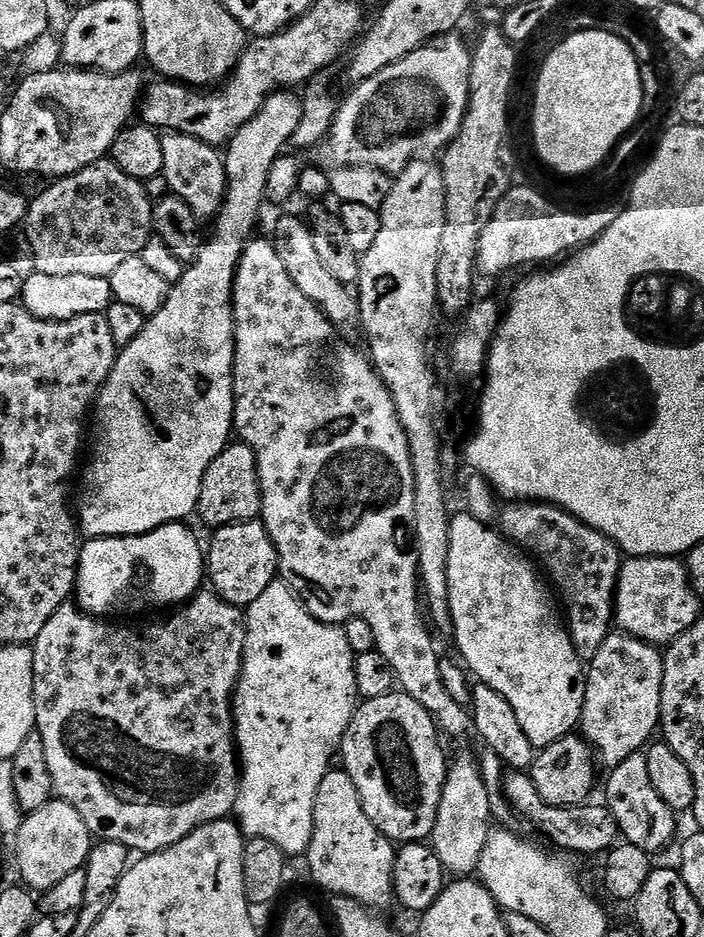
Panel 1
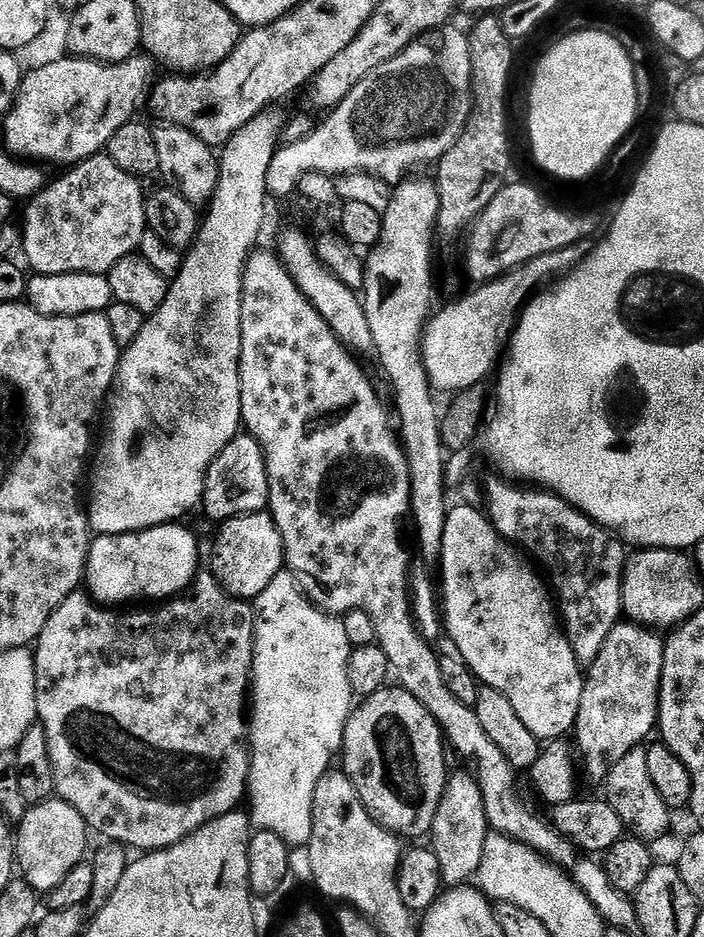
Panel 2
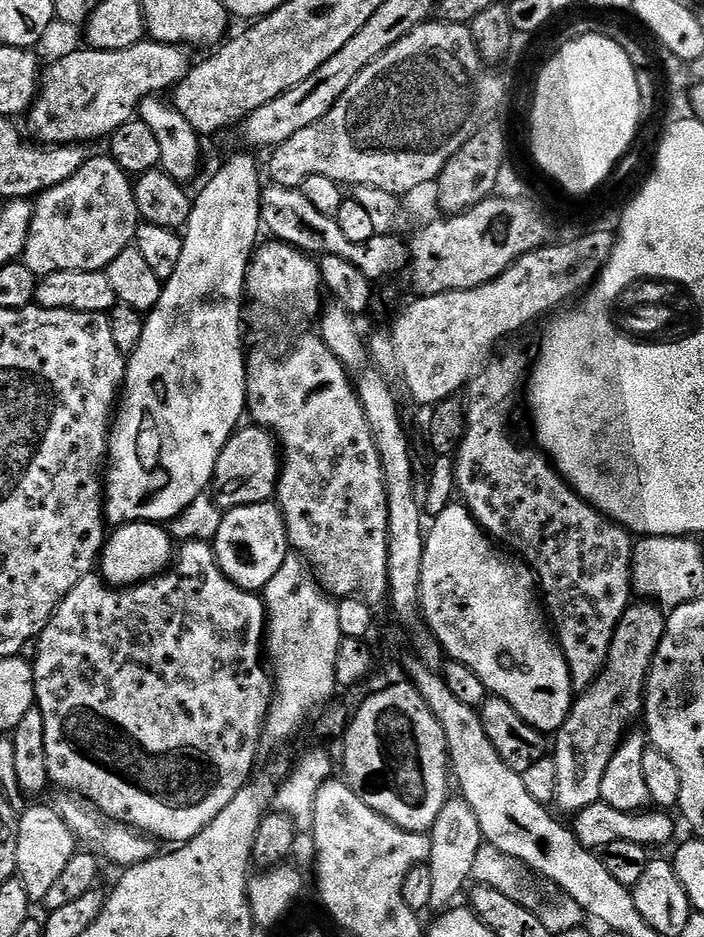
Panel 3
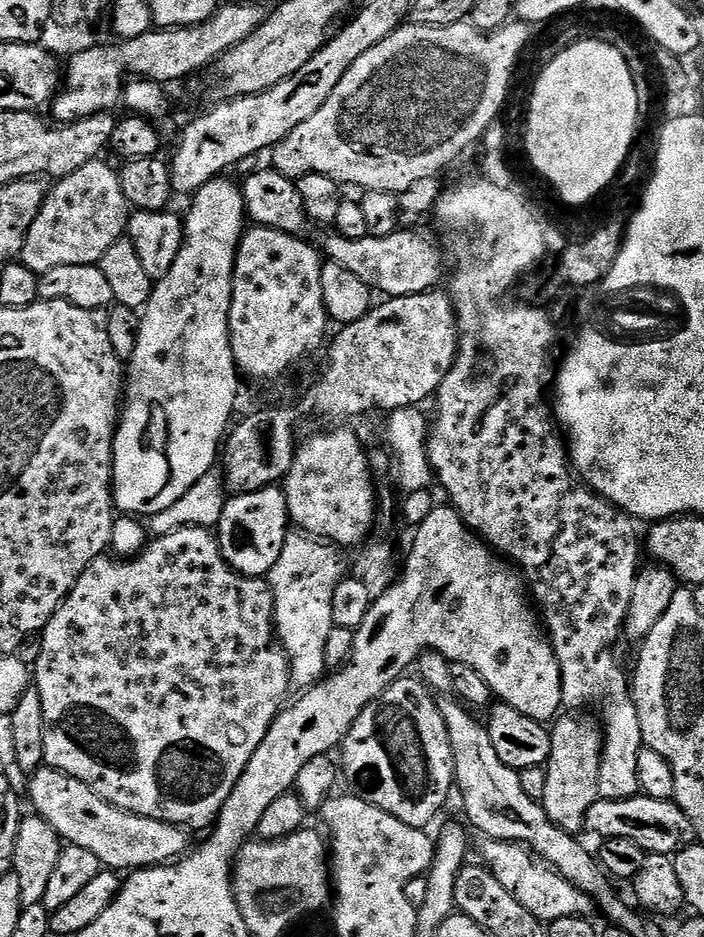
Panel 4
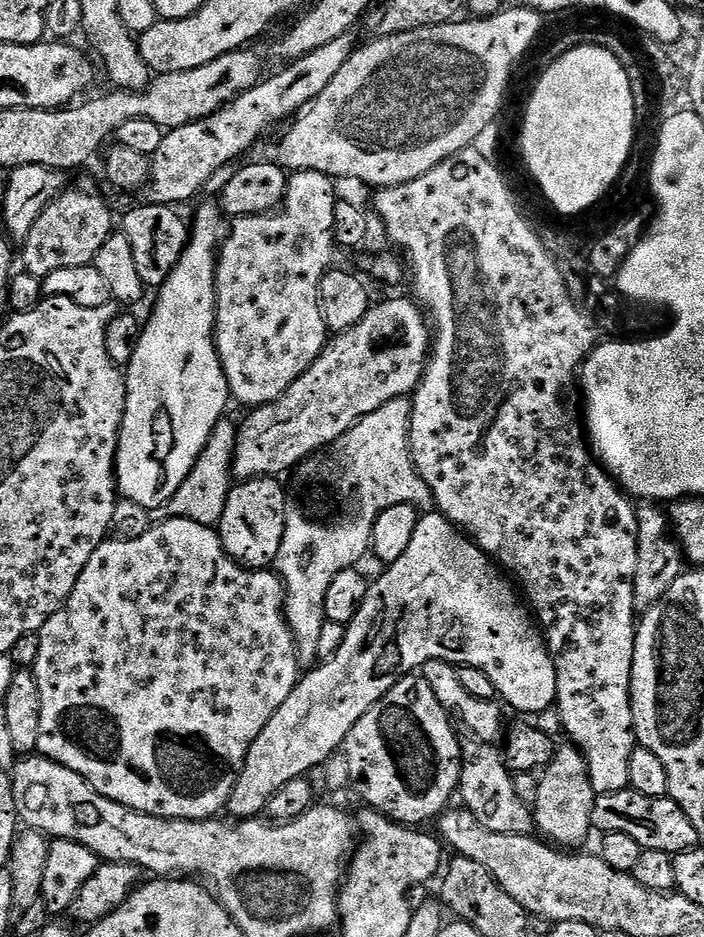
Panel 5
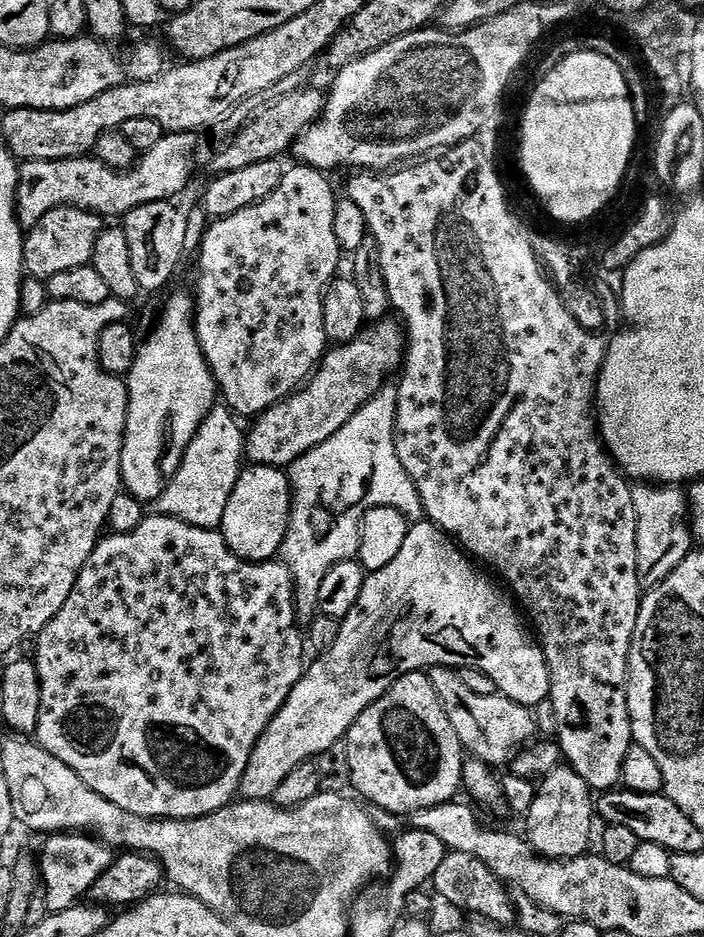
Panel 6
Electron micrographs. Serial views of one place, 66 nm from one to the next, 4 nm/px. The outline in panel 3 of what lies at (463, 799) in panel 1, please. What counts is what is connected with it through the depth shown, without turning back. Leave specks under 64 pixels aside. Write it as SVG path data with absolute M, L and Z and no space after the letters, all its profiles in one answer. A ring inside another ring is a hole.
M450 798L446 801L430 835L432 845L430 858L426 861L431 875L430 909L444 910L455 901L452 899L460 891L463 893L469 887L474 858L477 857L480 844L484 843L484 835L478 826L478 818L474 818L474 810L470 810L470 806L462 798Z

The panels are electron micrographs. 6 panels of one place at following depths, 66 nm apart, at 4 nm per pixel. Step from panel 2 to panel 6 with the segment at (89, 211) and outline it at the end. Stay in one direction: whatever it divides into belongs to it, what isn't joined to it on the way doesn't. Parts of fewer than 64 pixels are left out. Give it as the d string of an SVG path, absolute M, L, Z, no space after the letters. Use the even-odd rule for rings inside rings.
M55 208L38 222L38 226L27 229L24 237L24 270L28 276L47 282L62 270L86 268L91 265L94 246L102 231L101 217L95 212L81 208Z

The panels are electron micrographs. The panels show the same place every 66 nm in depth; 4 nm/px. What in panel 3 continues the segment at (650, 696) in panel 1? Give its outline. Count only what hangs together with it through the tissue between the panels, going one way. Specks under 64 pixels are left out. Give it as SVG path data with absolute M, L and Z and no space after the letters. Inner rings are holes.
M632 602L622 614L620 624L614 630L614 638L610 642L608 657L604 668L600 671L596 681L587 685L584 692L572 701L572 709L568 711L566 722L554 733L556 753L551 757L556 767L556 798L555 807L562 811L575 814L586 810L586 806L601 803L602 777L606 774L606 766L610 766L610 758L614 754L620 741L633 727L632 724L641 719L644 710L644 686L648 682L648 671L652 665L652 658L656 653L658 642L666 630L666 612L655 602Z

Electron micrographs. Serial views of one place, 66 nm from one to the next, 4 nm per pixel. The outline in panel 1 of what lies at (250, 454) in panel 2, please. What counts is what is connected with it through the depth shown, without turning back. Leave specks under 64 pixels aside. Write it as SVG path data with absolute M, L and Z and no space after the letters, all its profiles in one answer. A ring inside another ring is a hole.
M243 442L229 443L222 454L210 462L202 478L198 516L209 524L210 529L217 530L228 524L255 521L261 515L263 506L264 495L260 492L259 466L254 450Z

